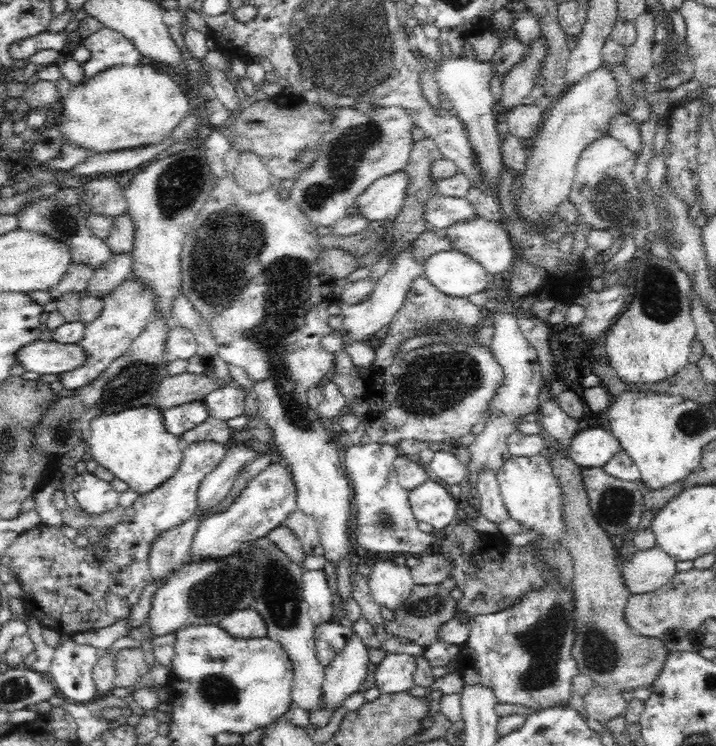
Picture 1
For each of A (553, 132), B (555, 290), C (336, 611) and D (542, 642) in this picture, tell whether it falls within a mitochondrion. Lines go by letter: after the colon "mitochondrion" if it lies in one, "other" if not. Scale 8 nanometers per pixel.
A: other
B: other
C: other
D: mitochondrion

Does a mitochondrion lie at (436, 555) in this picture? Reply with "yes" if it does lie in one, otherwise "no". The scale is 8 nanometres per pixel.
no

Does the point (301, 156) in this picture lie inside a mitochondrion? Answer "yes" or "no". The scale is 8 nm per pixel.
yes

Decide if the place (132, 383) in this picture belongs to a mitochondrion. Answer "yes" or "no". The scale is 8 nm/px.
yes

